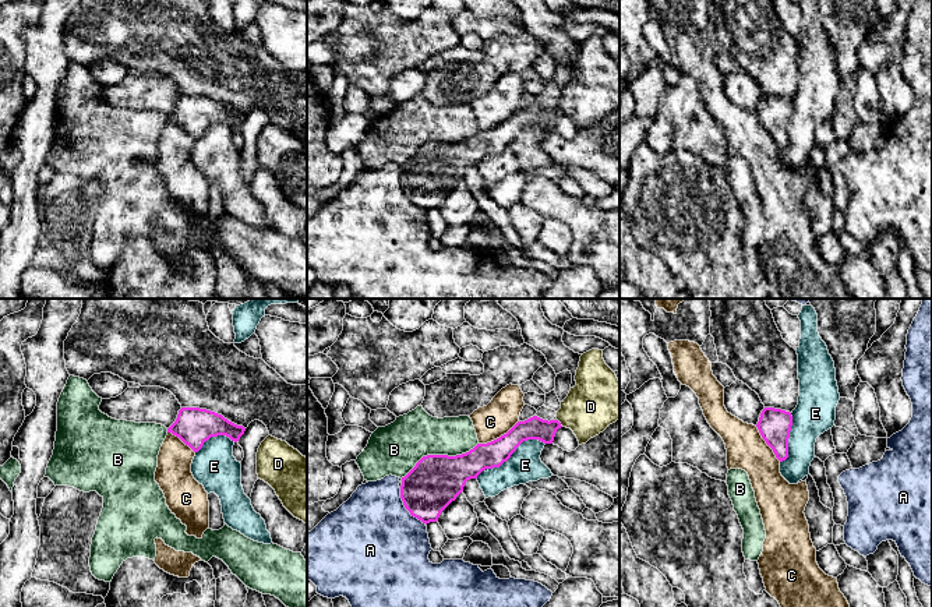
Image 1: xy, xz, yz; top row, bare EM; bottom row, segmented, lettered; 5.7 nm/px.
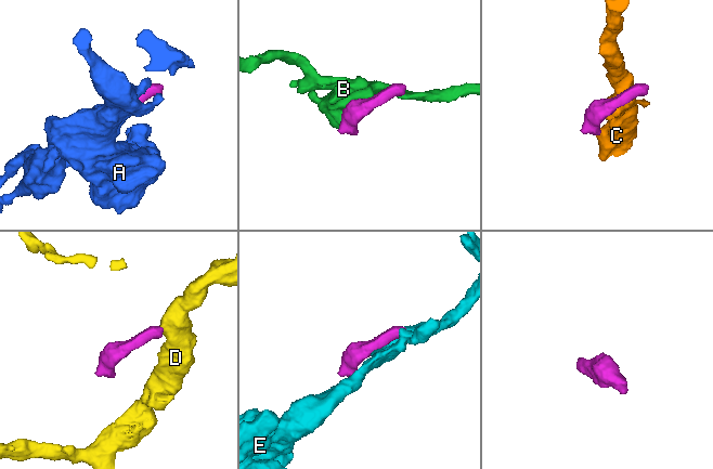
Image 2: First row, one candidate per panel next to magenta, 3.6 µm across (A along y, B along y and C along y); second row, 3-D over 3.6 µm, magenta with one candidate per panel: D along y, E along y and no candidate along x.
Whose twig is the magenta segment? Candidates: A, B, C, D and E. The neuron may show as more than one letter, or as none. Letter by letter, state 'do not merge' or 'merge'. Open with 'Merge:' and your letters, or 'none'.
Merge: D
A: do not merge
B: do not merge
C: do not merge
D: merge
E: do not merge

